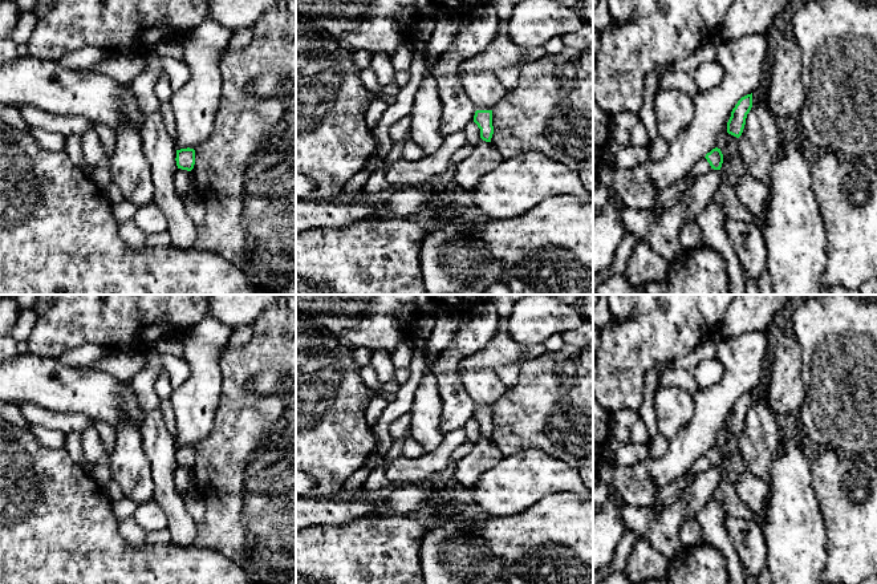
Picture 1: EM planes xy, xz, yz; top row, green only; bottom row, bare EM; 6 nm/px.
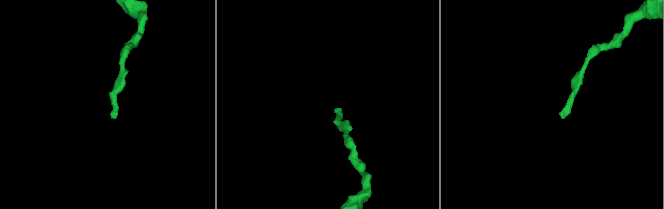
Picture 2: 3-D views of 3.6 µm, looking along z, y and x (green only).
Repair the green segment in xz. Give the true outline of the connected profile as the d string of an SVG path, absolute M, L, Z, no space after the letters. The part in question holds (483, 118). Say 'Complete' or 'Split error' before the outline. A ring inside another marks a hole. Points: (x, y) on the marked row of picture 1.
Complete. M476 110L474 122L480 129L480 138L486 142L491 142L494 134L492 110Z

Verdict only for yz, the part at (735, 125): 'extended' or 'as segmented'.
as segmented

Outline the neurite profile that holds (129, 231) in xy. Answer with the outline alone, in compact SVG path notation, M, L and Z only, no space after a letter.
M133 220L119 223L118 234L130 247L146 247L147 235Z

